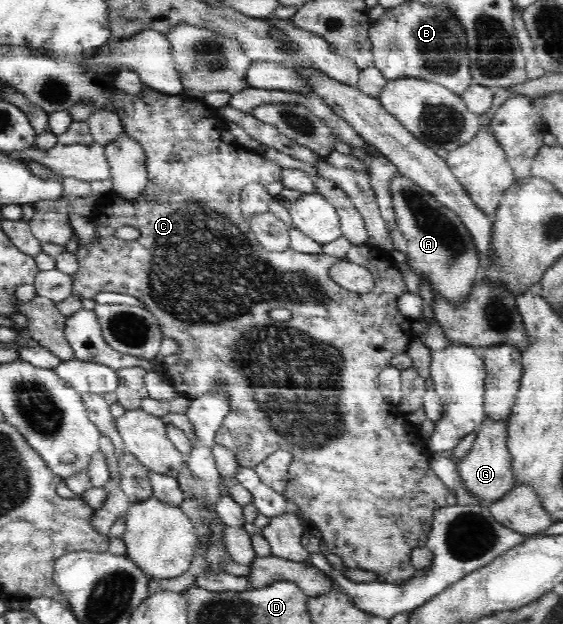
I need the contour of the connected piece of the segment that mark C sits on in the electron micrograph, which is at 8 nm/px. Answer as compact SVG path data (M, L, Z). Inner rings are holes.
M144 86L138 96L130 96L118 90L114 93L114 102L111 108L118 114L121 124L124 128L124 134L133 137L146 152L145 156L147 177L149 182L145 190L137 198L125 199L108 192L99 197L97 214L99 222L95 235L98 240L92 244L79 246L76 251L79 268L77 272L71 275L73 286L72 296L80 299L94 299L101 292L119 292L120 294L129 294L141 300L160 323L162 334L168 338L173 338L179 344L178 356L179 363L167 365L166 374L171 381L173 388L180 396L185 396L191 400L199 396L223 389L227 399L229 399L229 414L225 417L221 428L215 436L216 443L221 444L233 451L239 463L239 466L255 468L261 464L269 454L276 450L286 450L292 454L292 461L288 468L289 480L283 492L284 497L290 502L296 511L300 512L305 519L309 520L313 526L319 529L322 548L329 553L337 554L343 559L343 563L349 569L373 572L378 574L377 581L389 583L404 583L413 576L417 576L418 571L411 564L412 550L417 547L424 547L425 541L431 532L433 513L443 507L456 506L455 494L451 489L435 475L435 472L429 467L431 451L424 438L416 427L410 427L405 419L405 414L399 410L398 406L385 400L383 393L378 385L378 376L385 369L390 367L391 360L400 353L407 353L411 341L416 339L413 333L412 324L415 320L400 314L398 301L404 293L408 292L405 280L401 271L396 266L395 260L391 260L391 254L387 250L361 244L361 246L352 246L345 258L349 262L364 266L374 278L373 290L366 294L351 292L342 286L339 286L330 276L330 268L337 262L337 258L325 254L305 254L294 249L287 249L285 252L273 252L267 250L256 238L251 230L248 220L242 215L241 190L249 182L260 182L267 186L275 180L282 180L282 170L284 169L276 162L265 160L264 156L259 156L255 151L248 150L235 143L224 143L221 138L223 129L226 128L224 120L203 120L211 114L211 110L205 106L205 102L199 102L199 99L190 98L184 94L167 95L159 92L150 86ZM119 226L133 226L140 232L140 237L134 241L124 241L115 235L115 229ZM285 309L291 311L291 318L285 322L275 322L267 316L269 310Z

